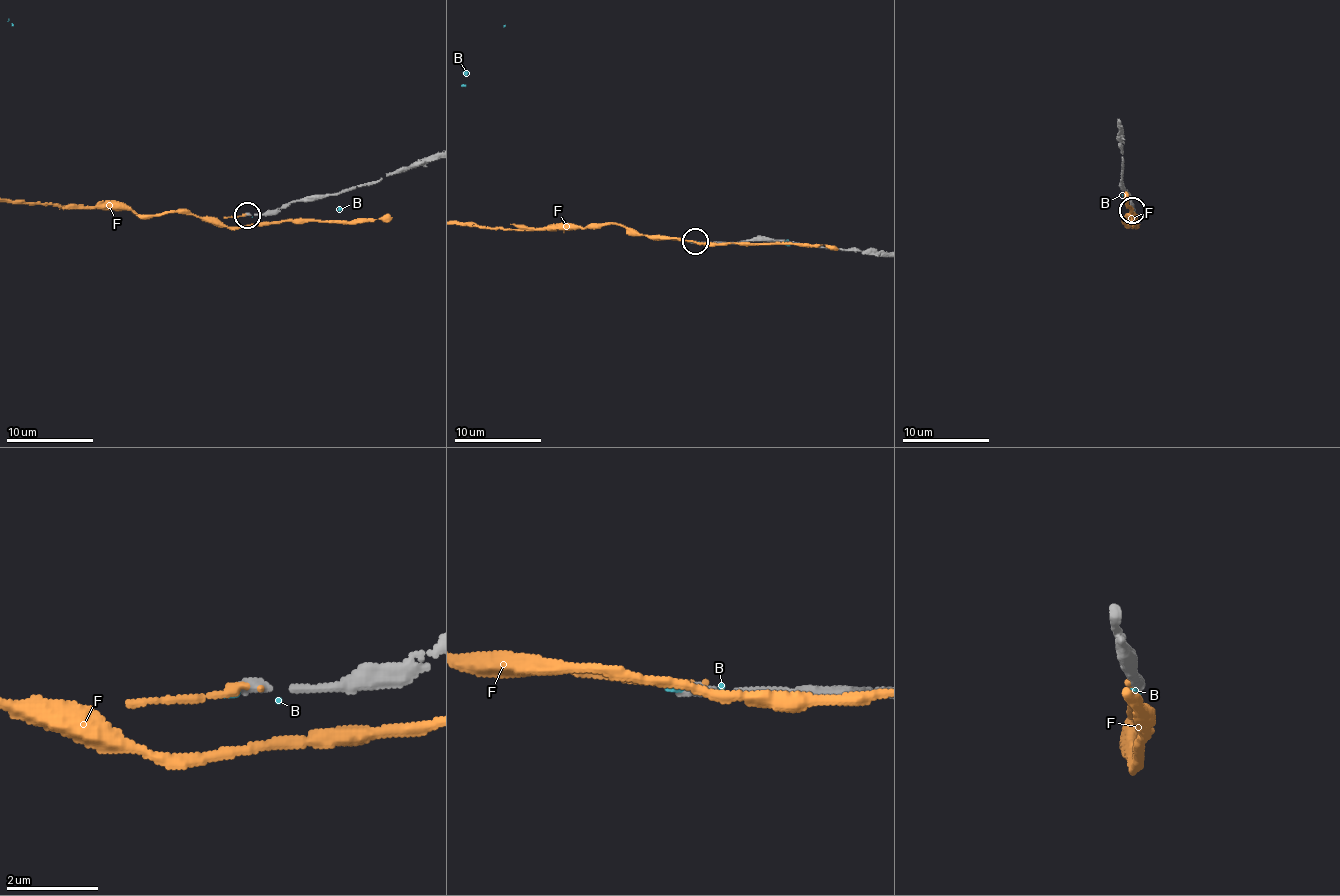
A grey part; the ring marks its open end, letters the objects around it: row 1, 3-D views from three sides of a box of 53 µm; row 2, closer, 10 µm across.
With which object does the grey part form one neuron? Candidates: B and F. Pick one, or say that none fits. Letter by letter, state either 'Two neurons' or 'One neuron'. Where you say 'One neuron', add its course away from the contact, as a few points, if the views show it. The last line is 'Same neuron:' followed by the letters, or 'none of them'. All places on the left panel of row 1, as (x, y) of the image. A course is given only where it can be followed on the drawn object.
B: Two neurons
F: One neuron
Same neuron: F

